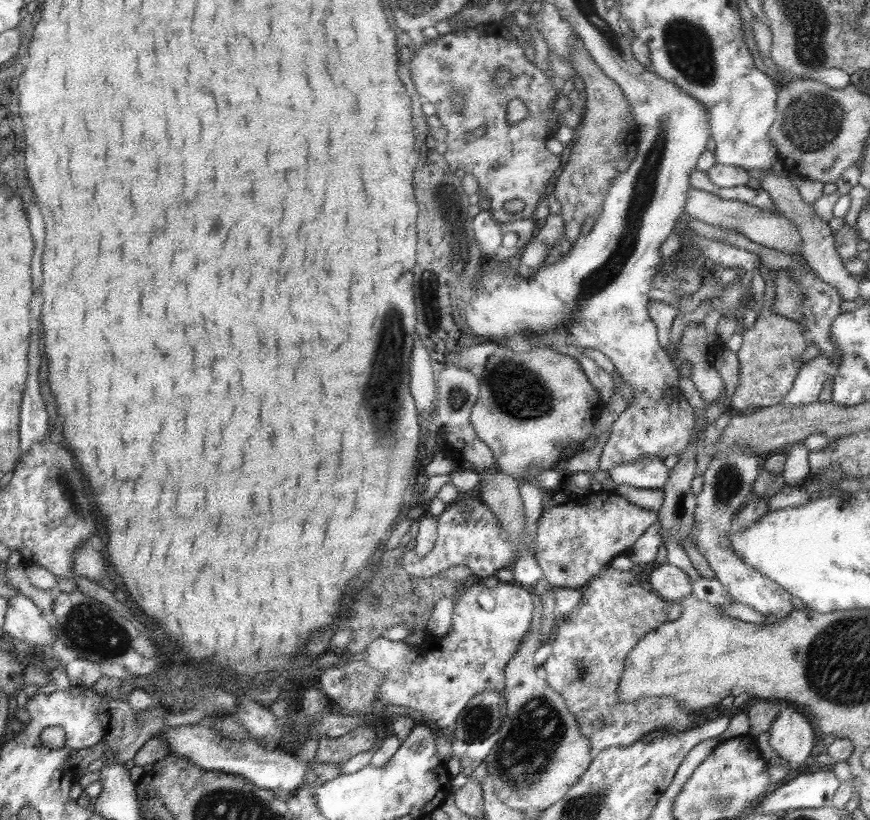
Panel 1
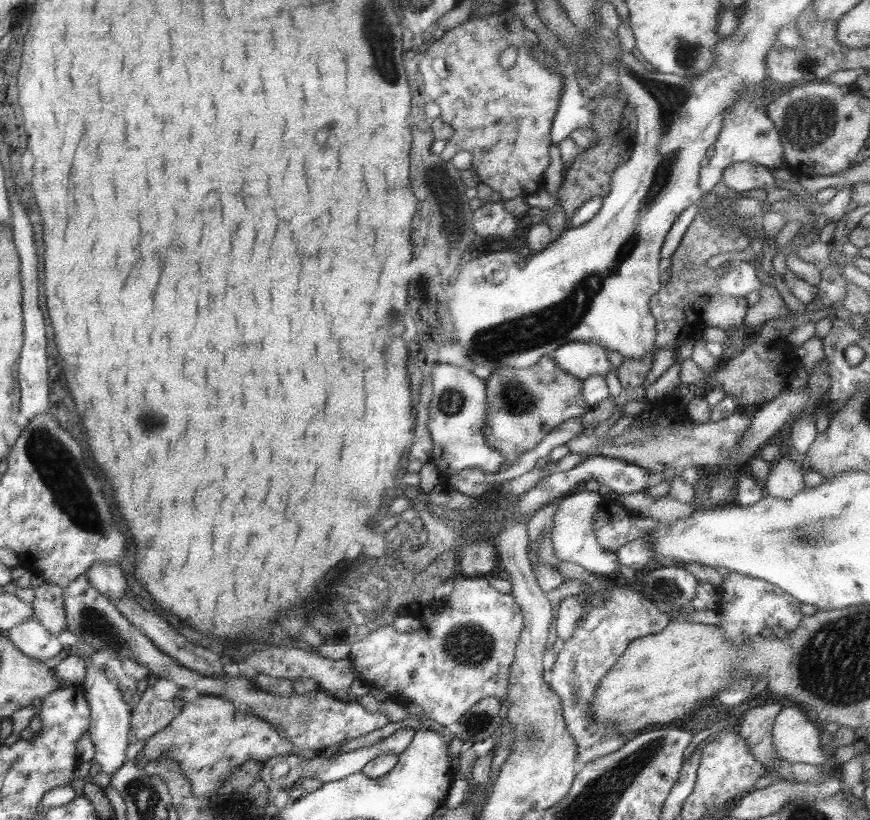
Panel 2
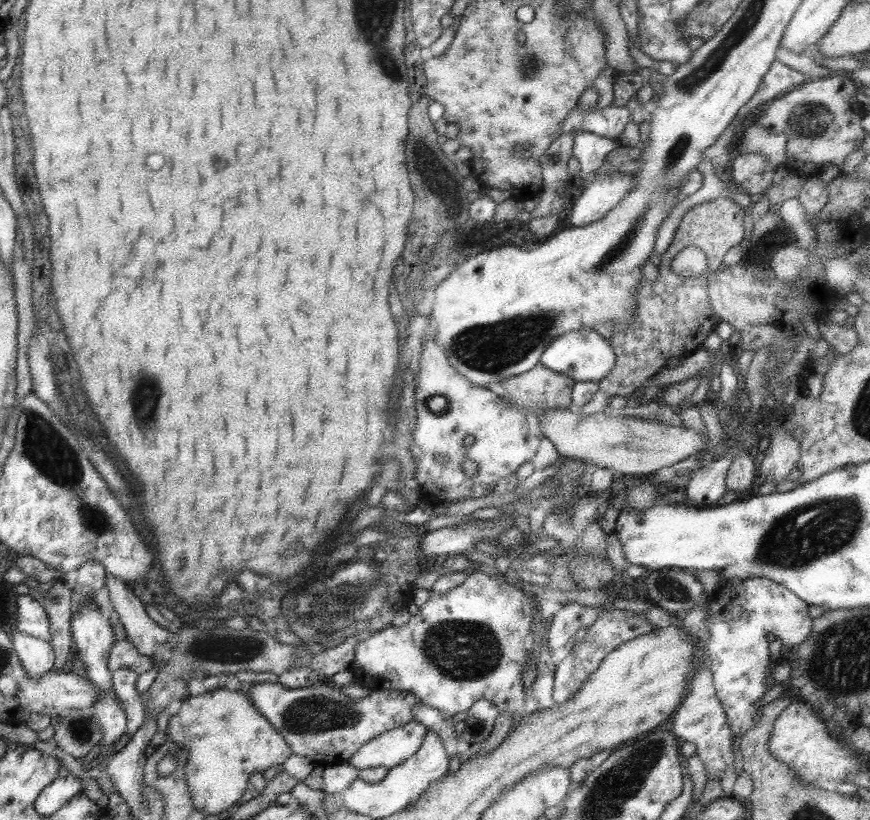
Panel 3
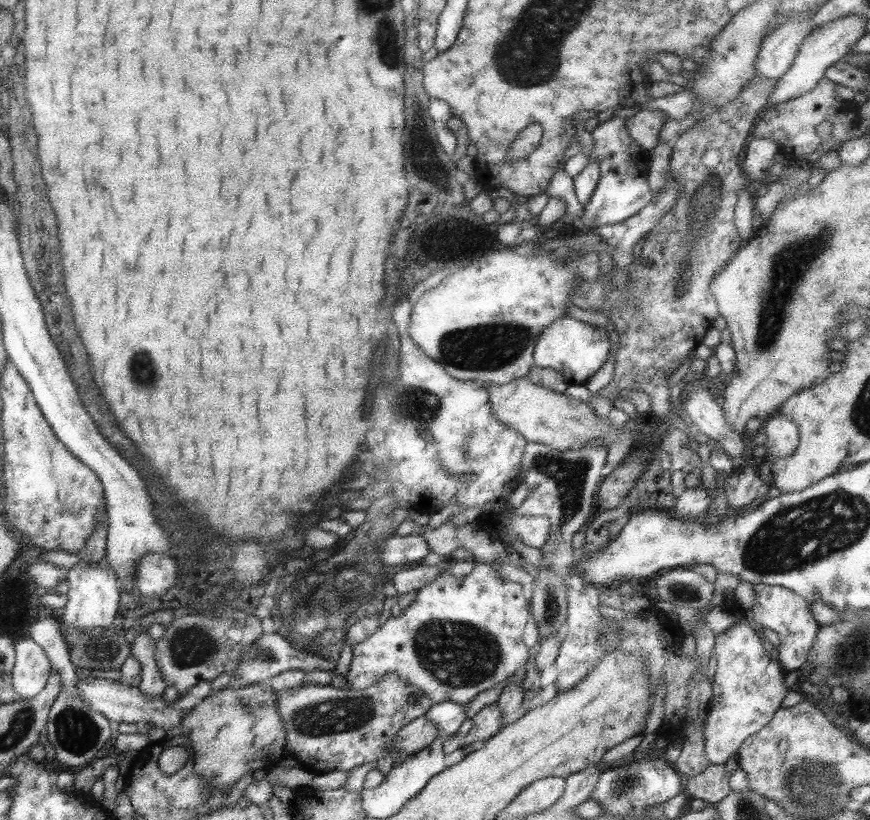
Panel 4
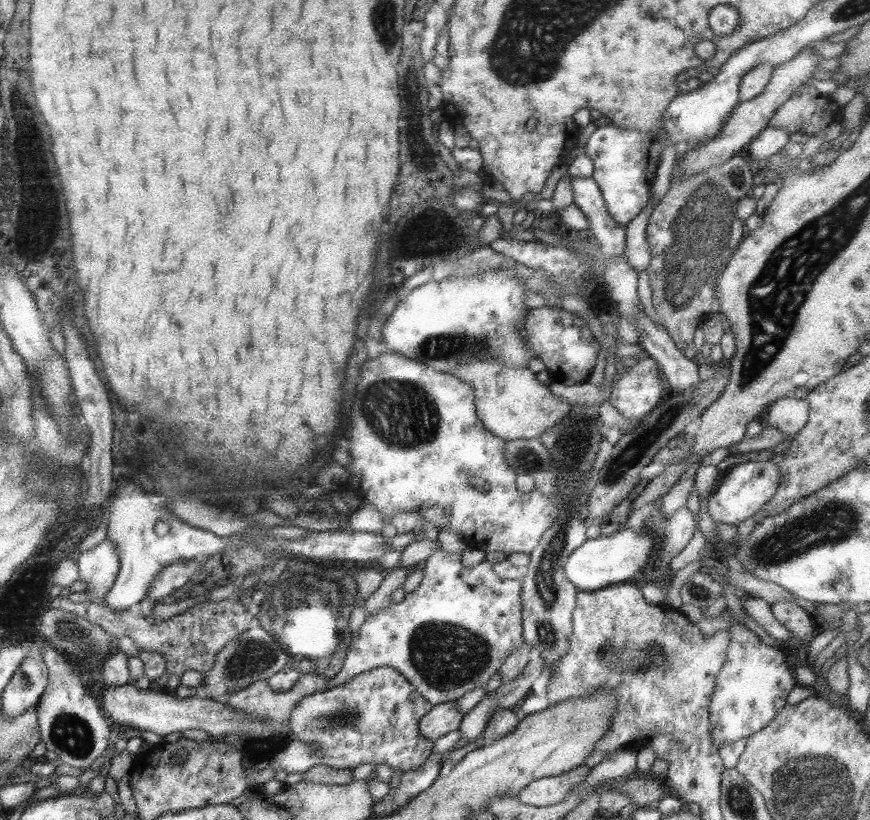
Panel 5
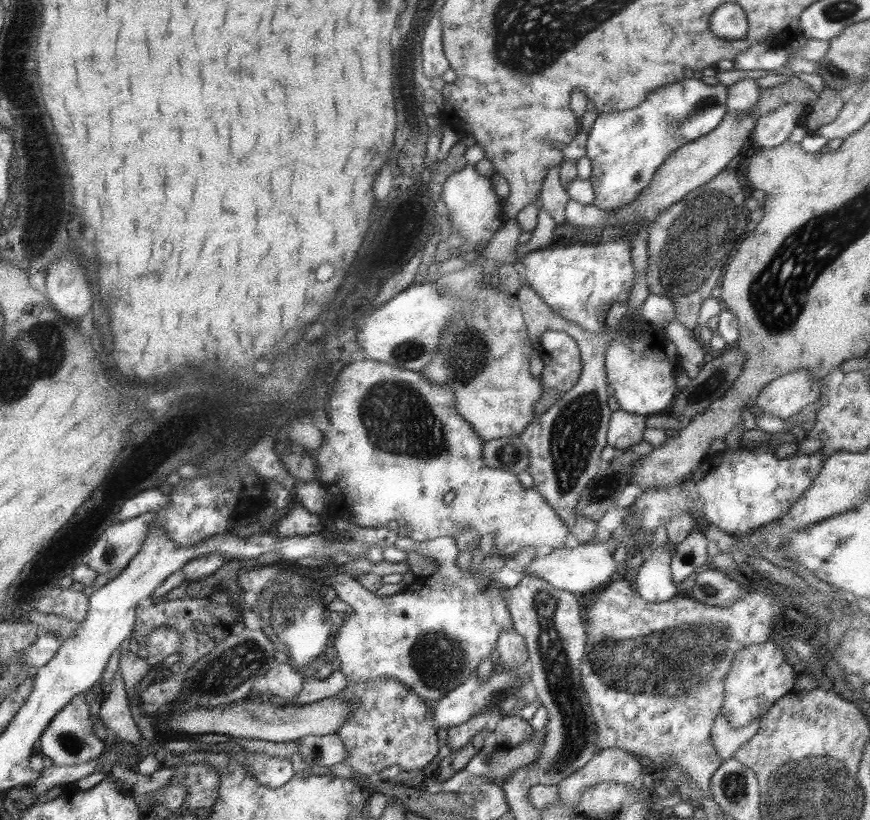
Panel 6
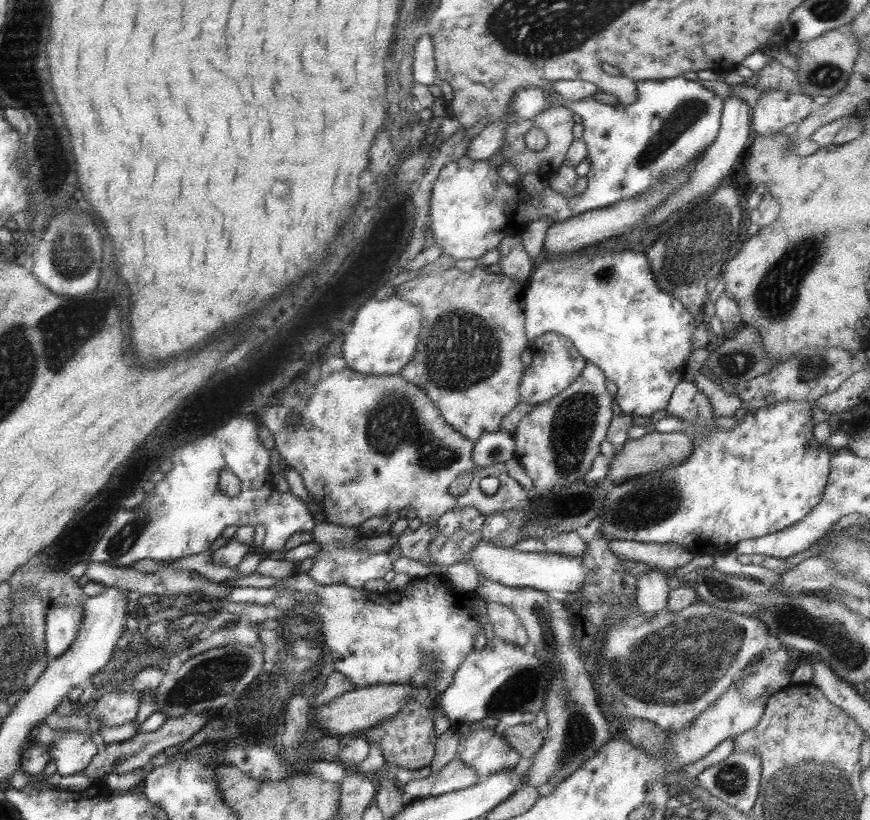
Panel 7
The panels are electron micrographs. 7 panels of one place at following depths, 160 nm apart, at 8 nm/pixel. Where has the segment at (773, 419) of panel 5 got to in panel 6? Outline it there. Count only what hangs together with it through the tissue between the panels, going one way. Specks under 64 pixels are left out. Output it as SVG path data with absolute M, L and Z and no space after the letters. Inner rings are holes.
M796 370L769 381L754 397L753 406L785 420L818 400L820 380L812 372Z

